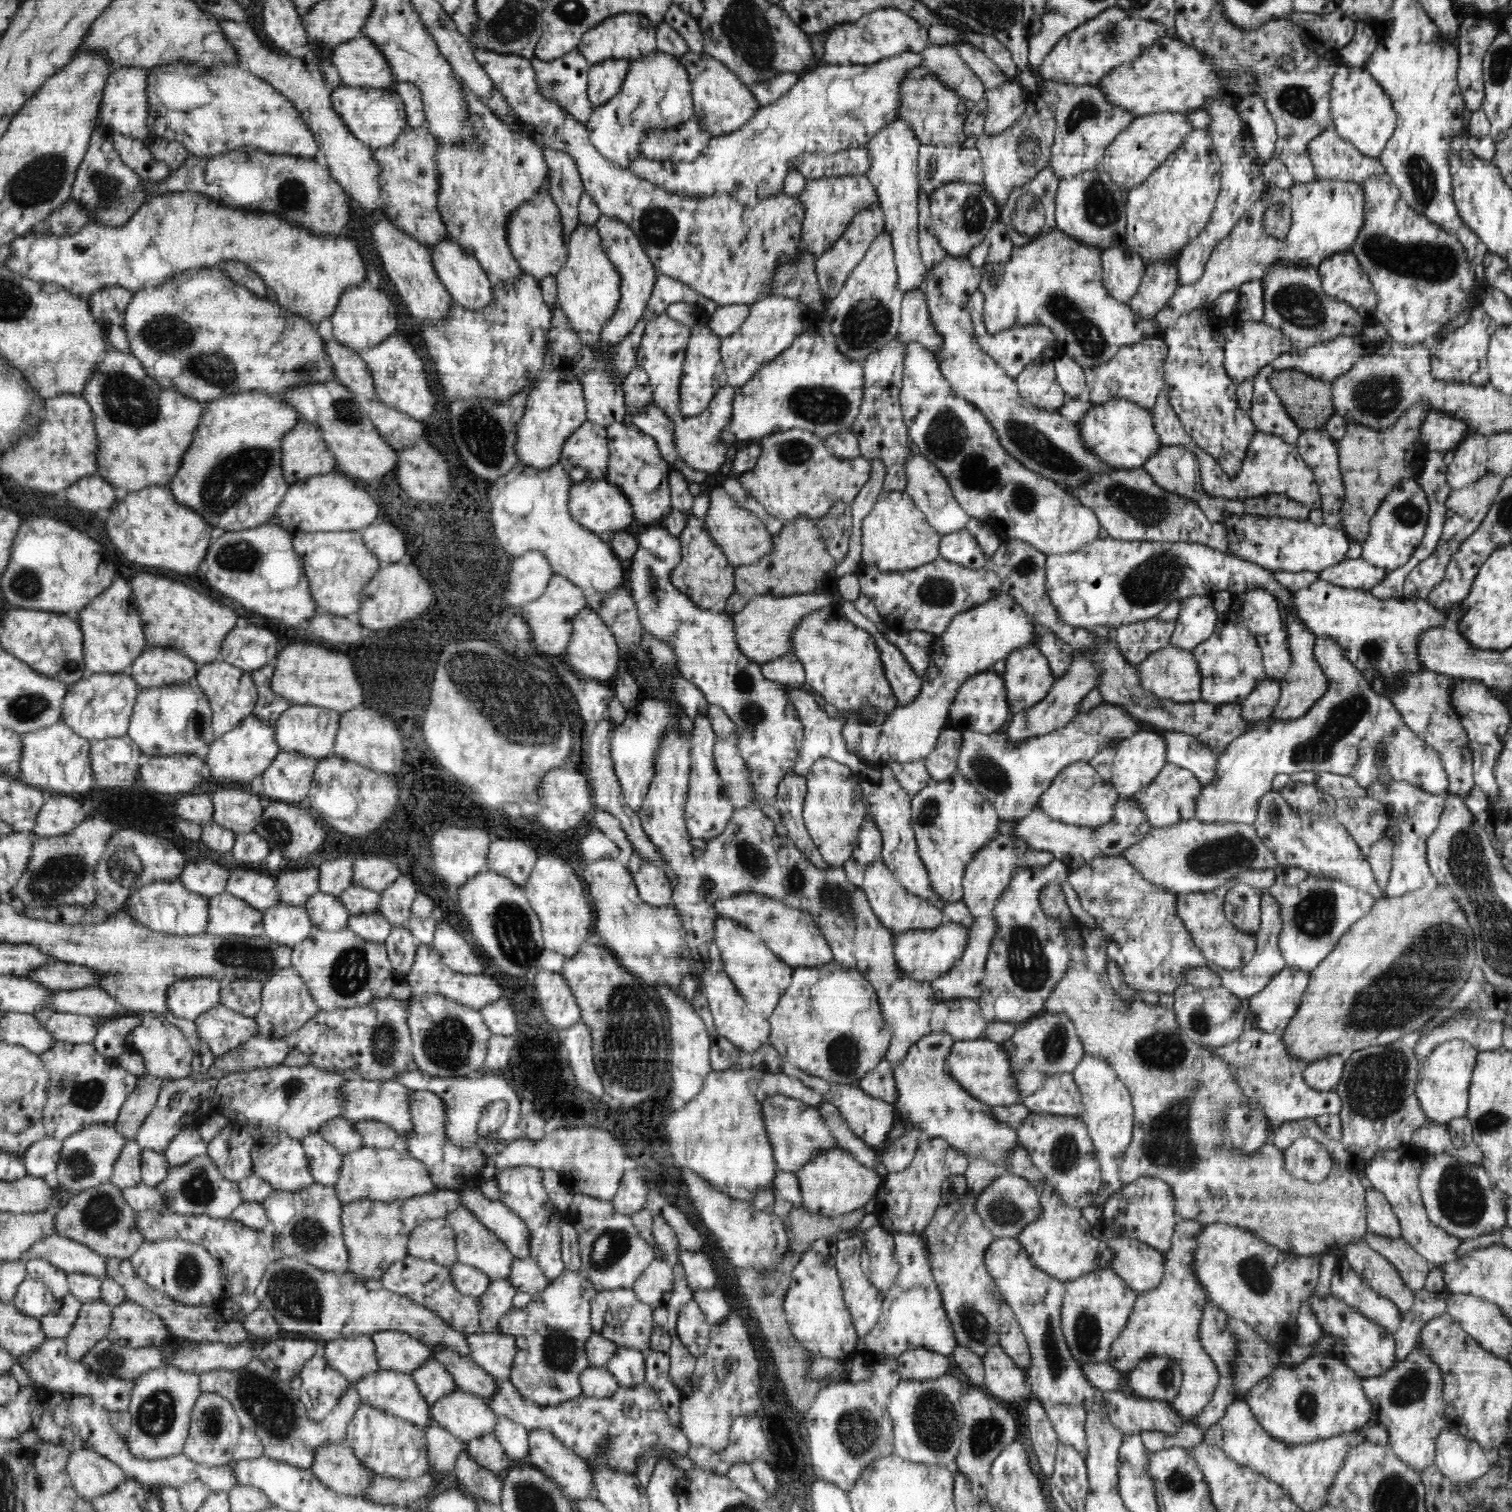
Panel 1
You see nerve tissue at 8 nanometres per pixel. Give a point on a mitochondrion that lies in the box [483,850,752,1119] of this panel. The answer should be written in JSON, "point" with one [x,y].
{"point":[630,1015]}

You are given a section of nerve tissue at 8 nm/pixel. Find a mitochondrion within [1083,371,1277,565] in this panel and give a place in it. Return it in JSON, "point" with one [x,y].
{"point":[1133,502]}

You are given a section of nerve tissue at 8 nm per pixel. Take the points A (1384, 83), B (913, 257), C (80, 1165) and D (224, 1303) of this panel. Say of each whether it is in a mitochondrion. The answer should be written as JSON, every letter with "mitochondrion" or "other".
{"A":"other","B":"other","C":"mitochondrion","D":"other"}

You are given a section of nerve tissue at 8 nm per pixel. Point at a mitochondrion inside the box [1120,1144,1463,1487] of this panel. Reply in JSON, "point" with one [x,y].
{"point":[1411,1387]}

